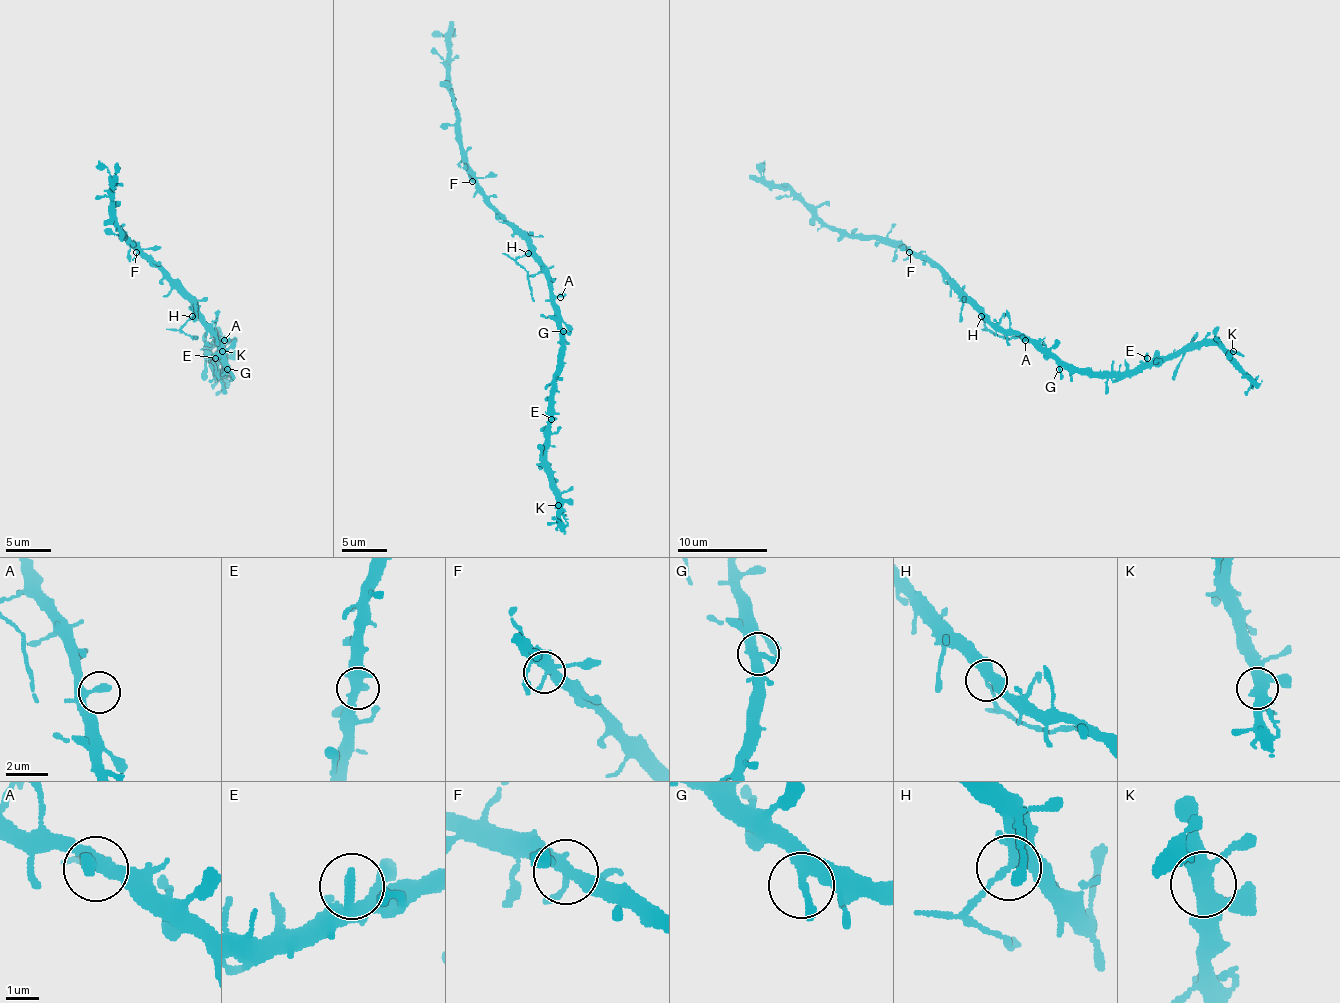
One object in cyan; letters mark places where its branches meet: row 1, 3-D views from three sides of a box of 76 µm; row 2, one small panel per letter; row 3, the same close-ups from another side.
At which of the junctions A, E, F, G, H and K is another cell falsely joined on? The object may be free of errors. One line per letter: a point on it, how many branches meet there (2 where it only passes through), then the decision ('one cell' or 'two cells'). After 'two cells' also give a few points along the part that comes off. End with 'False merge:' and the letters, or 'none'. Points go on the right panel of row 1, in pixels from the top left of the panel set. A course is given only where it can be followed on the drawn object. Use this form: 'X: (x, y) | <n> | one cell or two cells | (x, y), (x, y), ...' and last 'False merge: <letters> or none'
A: (1025, 340) | 3 | one cell
E: (1147, 358) | 2 | one cell
F: (909, 252) | 4 | one cell
G: (1059, 369) | 3 | one cell
H: (981, 316) | 3 | two cells | (982, 317), (1000, 337), (1029, 337)
K: (1233, 351) | 4 | one cell
False merge: H

